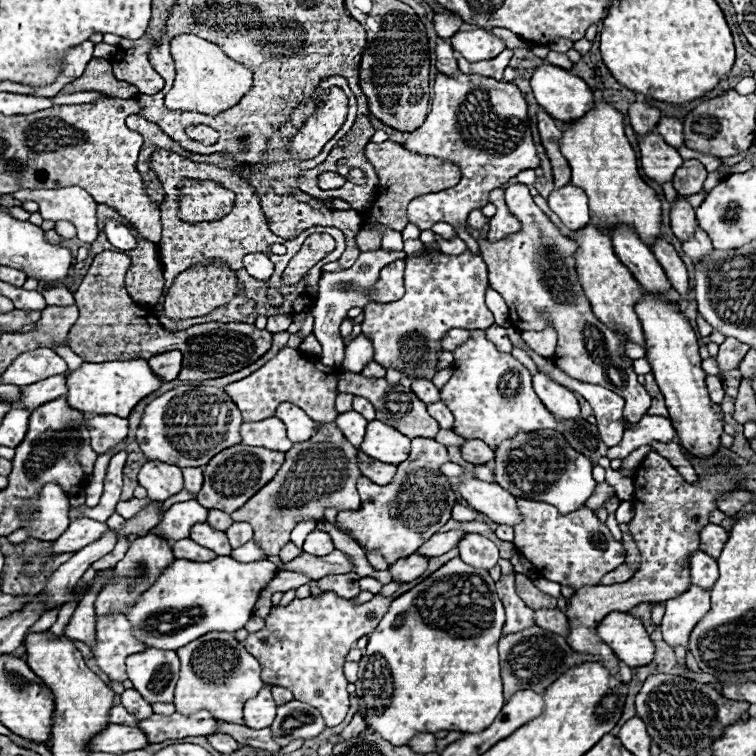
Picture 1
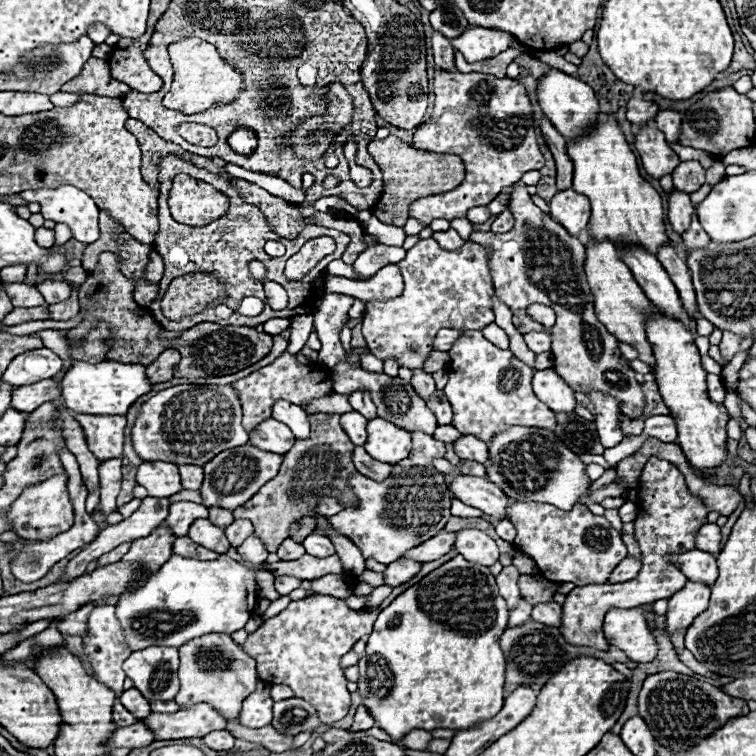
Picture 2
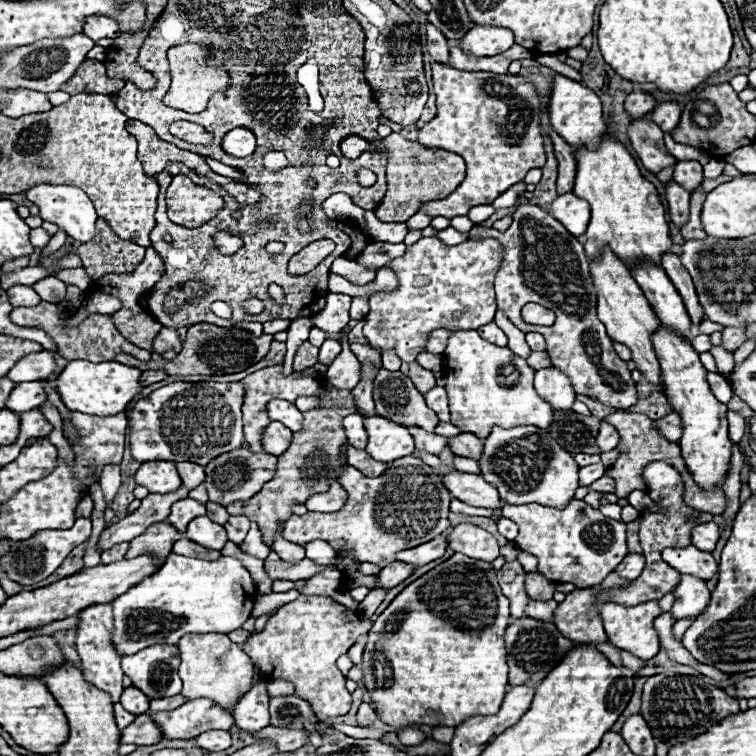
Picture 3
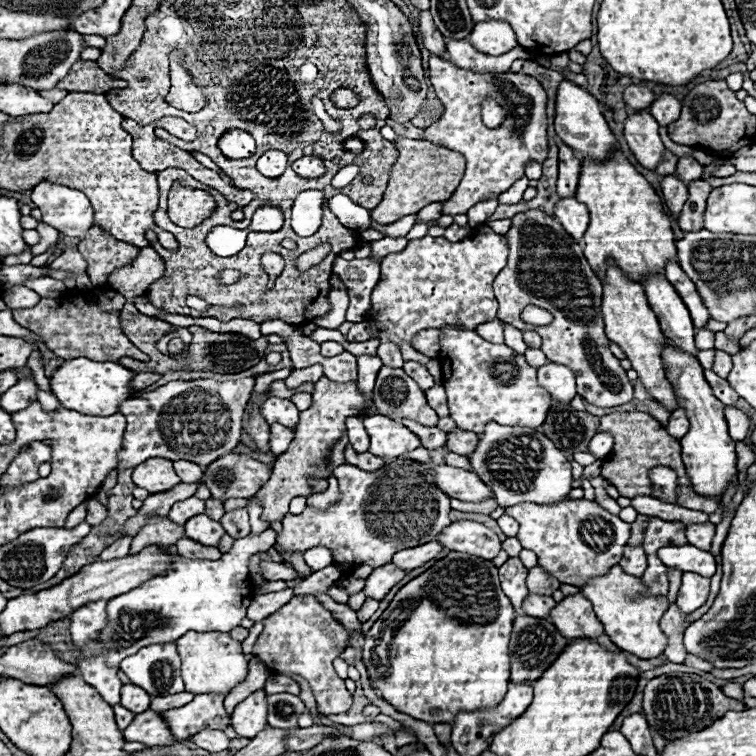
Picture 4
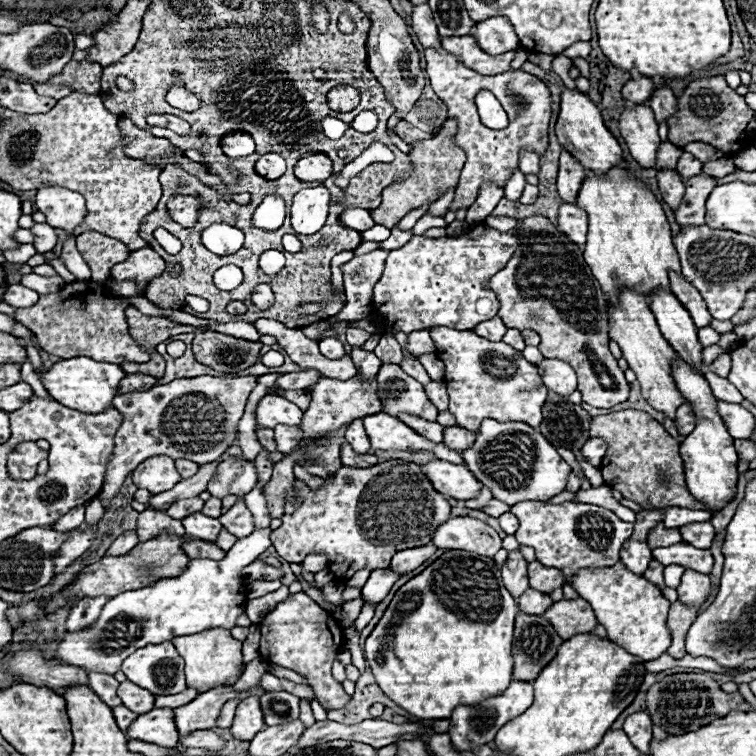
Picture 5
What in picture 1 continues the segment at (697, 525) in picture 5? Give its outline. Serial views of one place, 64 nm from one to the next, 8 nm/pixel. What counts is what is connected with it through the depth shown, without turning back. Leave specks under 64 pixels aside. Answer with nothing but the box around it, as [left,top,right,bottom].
[700,524,728,558]

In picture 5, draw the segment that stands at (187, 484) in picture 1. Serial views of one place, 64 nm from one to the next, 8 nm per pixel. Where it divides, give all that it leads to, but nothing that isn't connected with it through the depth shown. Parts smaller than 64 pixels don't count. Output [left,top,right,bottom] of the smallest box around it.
[176,458,198,478]

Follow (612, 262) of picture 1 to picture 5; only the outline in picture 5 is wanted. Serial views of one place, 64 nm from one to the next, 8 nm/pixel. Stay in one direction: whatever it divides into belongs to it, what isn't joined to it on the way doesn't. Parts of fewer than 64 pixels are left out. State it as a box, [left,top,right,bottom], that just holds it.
[608,290,686,420]

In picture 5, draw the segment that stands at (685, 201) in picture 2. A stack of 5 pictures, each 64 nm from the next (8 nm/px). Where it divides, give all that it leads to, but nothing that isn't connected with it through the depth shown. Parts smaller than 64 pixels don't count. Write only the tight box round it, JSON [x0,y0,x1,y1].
[658,170,684,210]

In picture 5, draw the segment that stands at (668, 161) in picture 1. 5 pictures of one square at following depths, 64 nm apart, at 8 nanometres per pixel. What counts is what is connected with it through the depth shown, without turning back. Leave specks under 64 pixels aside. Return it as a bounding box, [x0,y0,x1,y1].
[618,104,660,168]

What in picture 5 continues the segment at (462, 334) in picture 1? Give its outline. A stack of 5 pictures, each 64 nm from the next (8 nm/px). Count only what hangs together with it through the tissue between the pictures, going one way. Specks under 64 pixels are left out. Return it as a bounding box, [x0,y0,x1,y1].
[406,330,434,356]

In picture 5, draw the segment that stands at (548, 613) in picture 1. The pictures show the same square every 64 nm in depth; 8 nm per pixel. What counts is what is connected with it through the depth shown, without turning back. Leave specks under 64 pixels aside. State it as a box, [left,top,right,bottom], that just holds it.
[518,588,554,616]

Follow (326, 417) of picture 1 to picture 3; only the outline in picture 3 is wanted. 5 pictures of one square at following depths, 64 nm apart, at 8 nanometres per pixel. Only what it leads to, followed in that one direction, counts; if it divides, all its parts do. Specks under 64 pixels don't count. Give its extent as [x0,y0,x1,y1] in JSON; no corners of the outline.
[242,366,320,452]

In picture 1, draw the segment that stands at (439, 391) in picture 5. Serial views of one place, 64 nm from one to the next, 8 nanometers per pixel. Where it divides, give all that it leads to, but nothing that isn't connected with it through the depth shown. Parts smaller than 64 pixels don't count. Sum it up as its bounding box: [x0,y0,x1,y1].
[428,400,454,428]

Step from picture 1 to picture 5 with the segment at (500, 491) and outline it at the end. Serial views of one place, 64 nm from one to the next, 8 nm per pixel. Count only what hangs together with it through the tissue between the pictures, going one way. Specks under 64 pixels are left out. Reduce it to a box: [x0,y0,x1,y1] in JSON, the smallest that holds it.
[422,458,482,500]

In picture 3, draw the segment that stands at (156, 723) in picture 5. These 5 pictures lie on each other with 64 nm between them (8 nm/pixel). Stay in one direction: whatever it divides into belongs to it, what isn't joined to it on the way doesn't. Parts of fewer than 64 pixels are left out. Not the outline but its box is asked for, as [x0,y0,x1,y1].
[120,712,164,746]

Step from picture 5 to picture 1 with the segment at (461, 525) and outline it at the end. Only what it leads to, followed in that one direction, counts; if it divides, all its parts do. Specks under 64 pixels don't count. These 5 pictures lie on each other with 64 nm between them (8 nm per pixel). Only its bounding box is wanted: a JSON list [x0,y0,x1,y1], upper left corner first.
[458,532,500,570]

